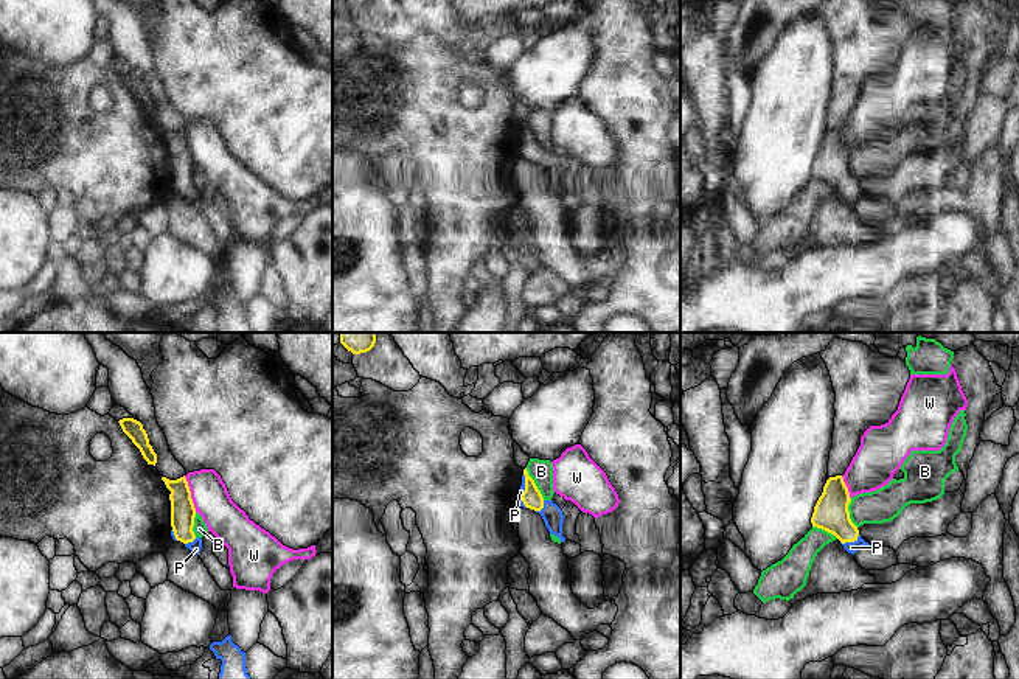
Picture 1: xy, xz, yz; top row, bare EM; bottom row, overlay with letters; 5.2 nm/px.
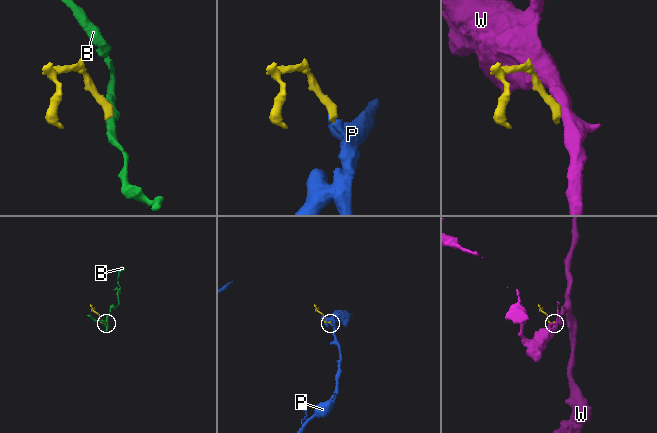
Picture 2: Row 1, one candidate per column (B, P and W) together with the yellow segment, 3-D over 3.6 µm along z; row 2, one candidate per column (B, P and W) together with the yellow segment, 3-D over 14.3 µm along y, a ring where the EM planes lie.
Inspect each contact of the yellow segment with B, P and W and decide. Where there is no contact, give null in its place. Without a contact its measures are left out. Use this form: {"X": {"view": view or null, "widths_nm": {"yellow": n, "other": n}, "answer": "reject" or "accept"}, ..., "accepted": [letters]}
{"B": {"view": "xz", "widths_nm": {"yellow": 110, "other": 120}, "answer": "reject"}, "P": {"view": "yz", "widths_nm": {"yellow": 180, "other": 60}, "answer": "accept"}, "W": {"view": "xy", "widths_nm": {"yellow": 130, "other": 190}, "answer": "reject"}, "accepted": ["P"]}

